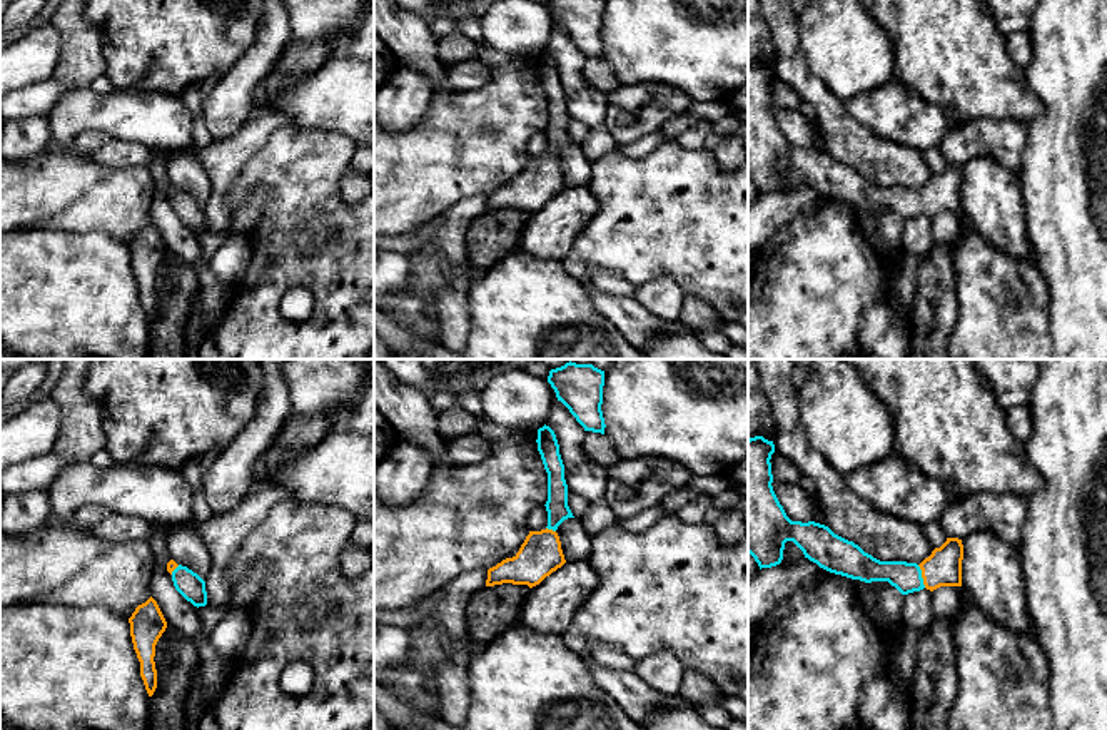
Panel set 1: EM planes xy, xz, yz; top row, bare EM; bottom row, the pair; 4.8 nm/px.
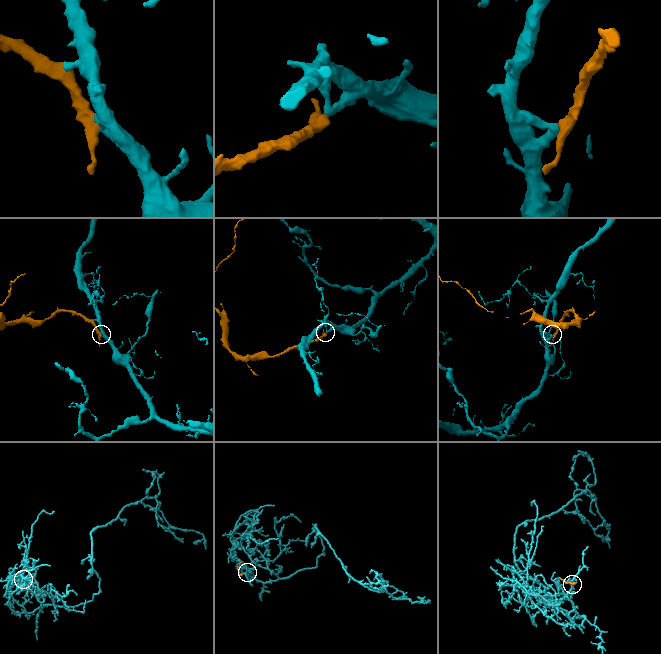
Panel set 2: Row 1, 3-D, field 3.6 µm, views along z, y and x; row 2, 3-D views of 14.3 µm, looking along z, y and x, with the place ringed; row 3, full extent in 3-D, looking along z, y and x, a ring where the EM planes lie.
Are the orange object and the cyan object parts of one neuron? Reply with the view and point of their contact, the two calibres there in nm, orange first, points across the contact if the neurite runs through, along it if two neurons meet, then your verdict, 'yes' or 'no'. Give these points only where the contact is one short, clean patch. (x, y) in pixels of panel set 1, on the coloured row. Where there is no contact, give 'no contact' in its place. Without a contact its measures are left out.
meets orange in yz at (922, 577); 180 nm thick on the orange side, 140 nm on the other; runs through yz (944, 567), (922, 577), (905, 577); yes

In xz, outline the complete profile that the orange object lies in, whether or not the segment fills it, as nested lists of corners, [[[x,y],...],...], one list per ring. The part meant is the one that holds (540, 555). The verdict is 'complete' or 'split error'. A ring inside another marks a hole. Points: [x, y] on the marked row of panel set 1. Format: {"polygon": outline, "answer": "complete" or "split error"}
{"polygon": [[[549,426],[538,429],[538,451],[548,473],[548,526],[541,531],[529,531],[519,551],[488,570],[486,586],[513,583],[539,585],[546,576],[561,568],[566,560],[558,526],[574,518],[568,506],[568,484],[564,479],[564,464],[559,454],[559,444]]], "answer": "split error"}

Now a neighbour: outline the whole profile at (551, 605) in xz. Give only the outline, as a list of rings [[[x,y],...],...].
[[[588,560],[566,561],[531,588],[518,623],[539,633],[561,635],[596,586],[598,575]]]

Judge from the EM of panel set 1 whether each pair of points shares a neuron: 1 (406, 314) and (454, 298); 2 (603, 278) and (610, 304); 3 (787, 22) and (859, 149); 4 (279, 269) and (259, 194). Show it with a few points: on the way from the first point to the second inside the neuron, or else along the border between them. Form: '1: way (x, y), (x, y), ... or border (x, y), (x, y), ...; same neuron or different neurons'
1: border (446, 266), (444, 284), (436, 294), (441, 341); different neurons
2: border (590, 283), (608, 294), (633, 296); different neurons
3: way (788, 54), (790, 67), (830, 109), (832, 117); same neuron
4: border (262, 184), (269, 191), (269, 199), (247, 236); different neurons

